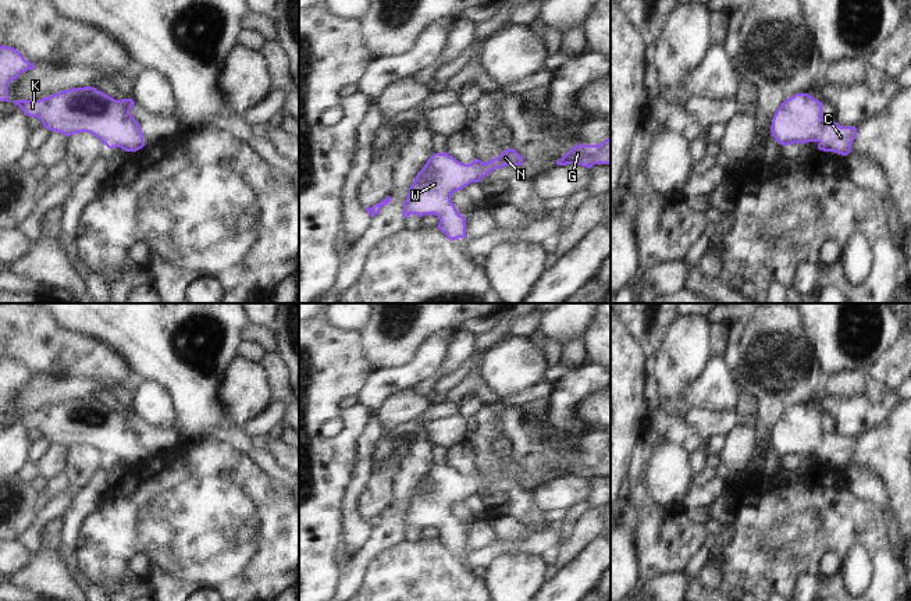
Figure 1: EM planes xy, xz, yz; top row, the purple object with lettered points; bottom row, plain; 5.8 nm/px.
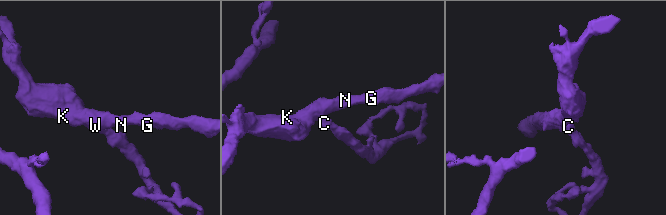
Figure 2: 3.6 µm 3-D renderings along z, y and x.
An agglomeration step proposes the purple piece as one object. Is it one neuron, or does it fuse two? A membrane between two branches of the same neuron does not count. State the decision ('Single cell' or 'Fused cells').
Single cell.

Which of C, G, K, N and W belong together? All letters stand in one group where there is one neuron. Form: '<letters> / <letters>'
C G K N W

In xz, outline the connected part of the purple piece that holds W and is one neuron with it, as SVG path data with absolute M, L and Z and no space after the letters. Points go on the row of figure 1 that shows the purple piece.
M506 149L487 163L476 159L470 164L458 161L446 152L434 153L417 173L409 189L403 202L403 217L434 214L440 220L438 230L448 239L466 238L466 218L451 202L452 195L471 182L480 182L495 168L522 164L523 157L515 149Z

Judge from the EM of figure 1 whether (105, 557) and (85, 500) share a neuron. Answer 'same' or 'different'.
different

